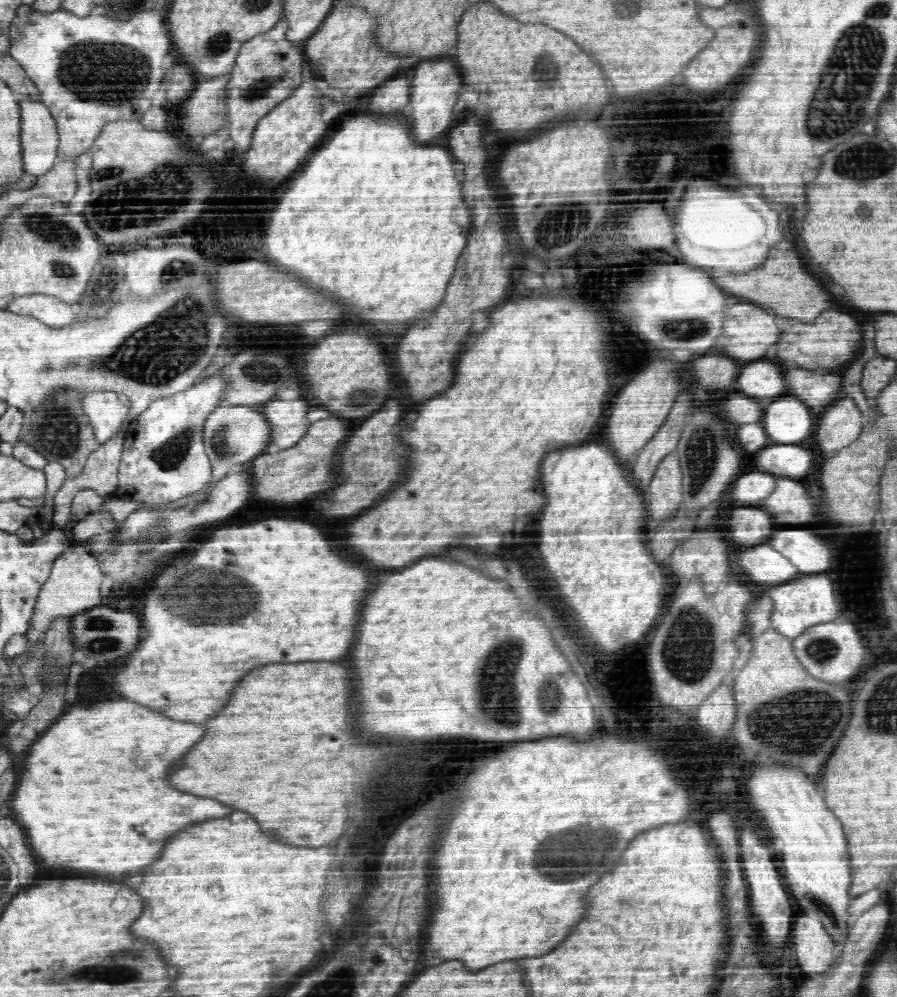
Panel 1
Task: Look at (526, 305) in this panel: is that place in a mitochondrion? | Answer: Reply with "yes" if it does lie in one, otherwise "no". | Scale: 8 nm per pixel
no

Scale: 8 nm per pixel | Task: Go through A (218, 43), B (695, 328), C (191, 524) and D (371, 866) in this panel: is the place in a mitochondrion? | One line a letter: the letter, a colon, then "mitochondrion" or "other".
A: mitochondrion
B: mitochondrion
C: other
D: other

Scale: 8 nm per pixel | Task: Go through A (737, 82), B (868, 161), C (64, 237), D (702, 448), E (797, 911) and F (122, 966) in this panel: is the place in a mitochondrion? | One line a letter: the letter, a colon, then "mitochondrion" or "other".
A: other
B: mitochondrion
C: mitochondrion
D: mitochondrion
E: other
F: mitochondrion

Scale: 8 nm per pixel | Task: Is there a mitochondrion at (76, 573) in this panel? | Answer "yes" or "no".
no

